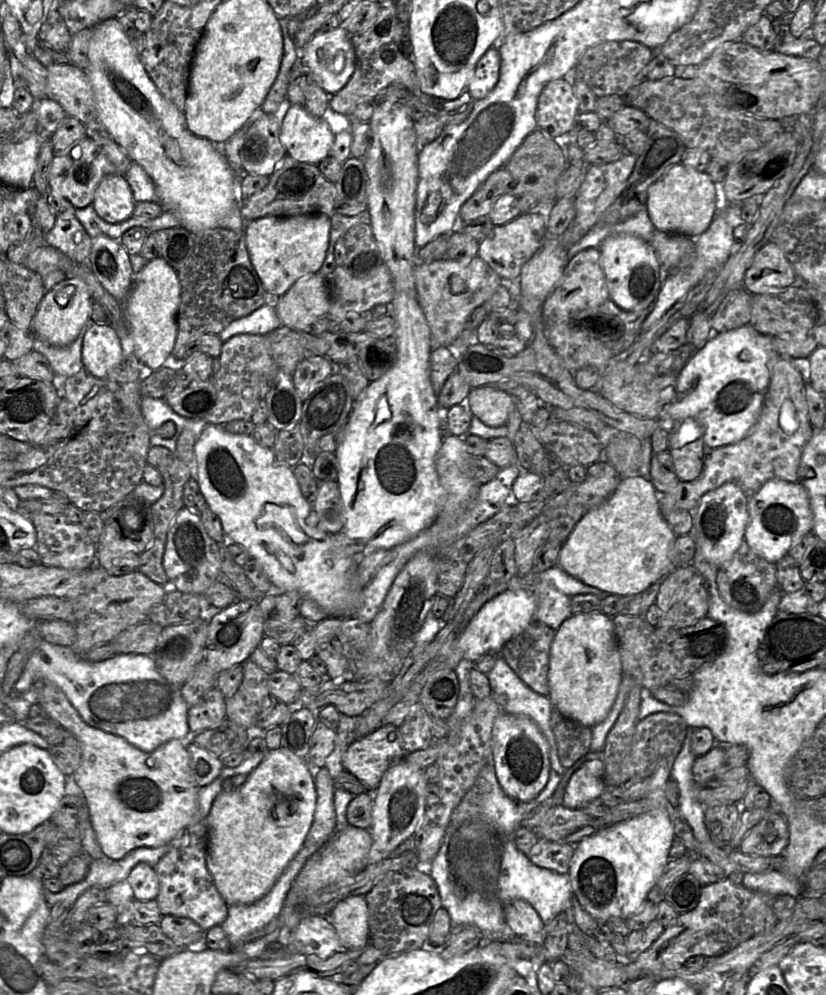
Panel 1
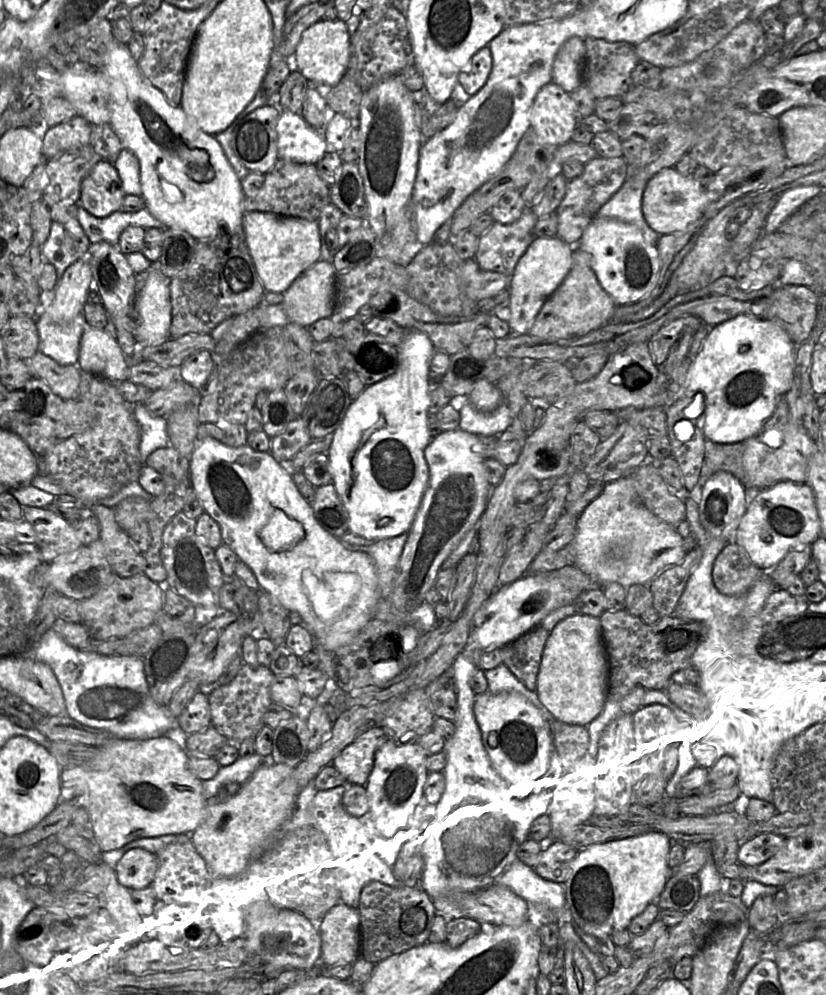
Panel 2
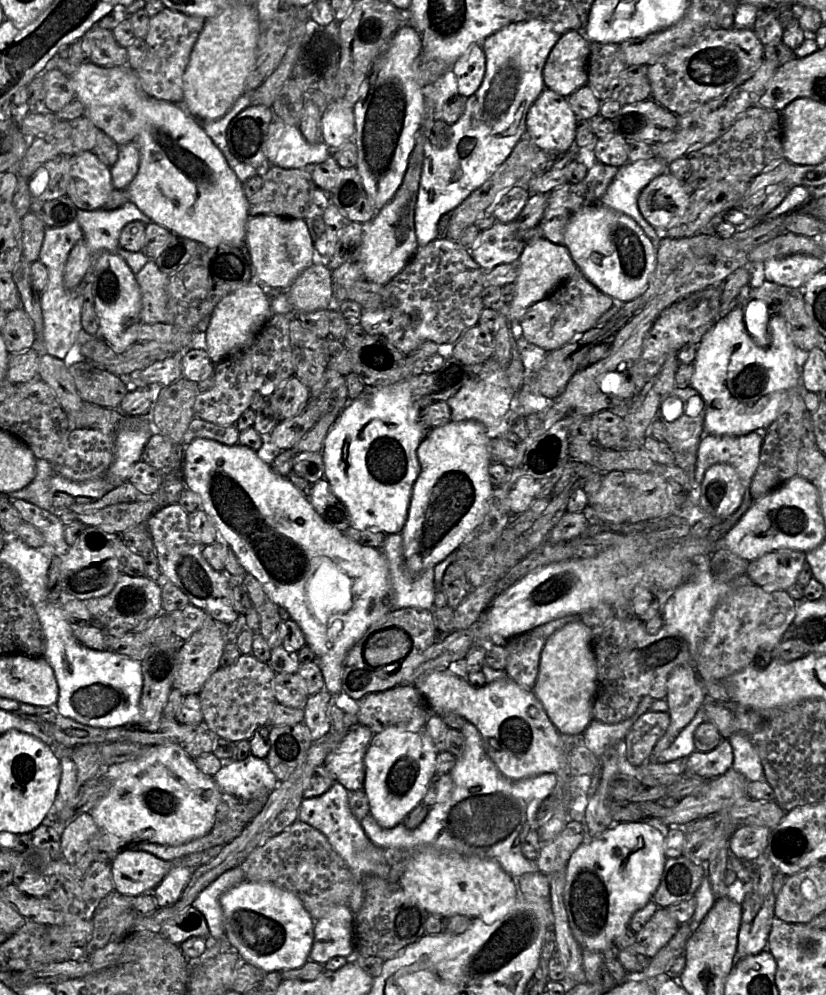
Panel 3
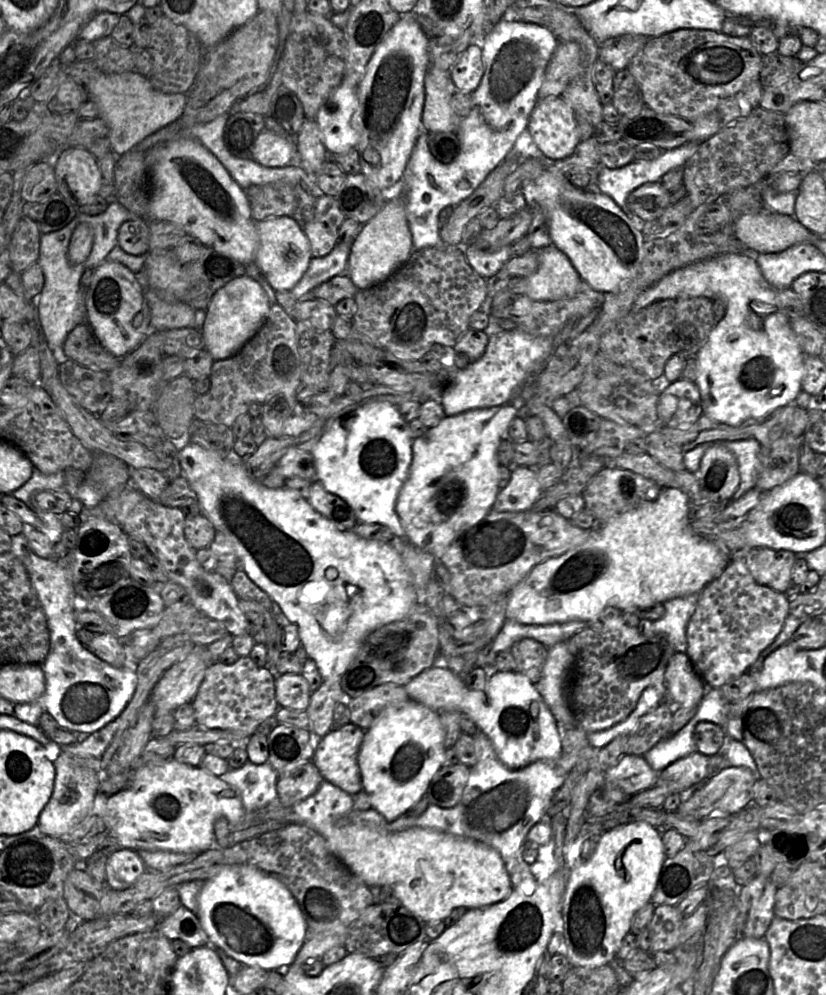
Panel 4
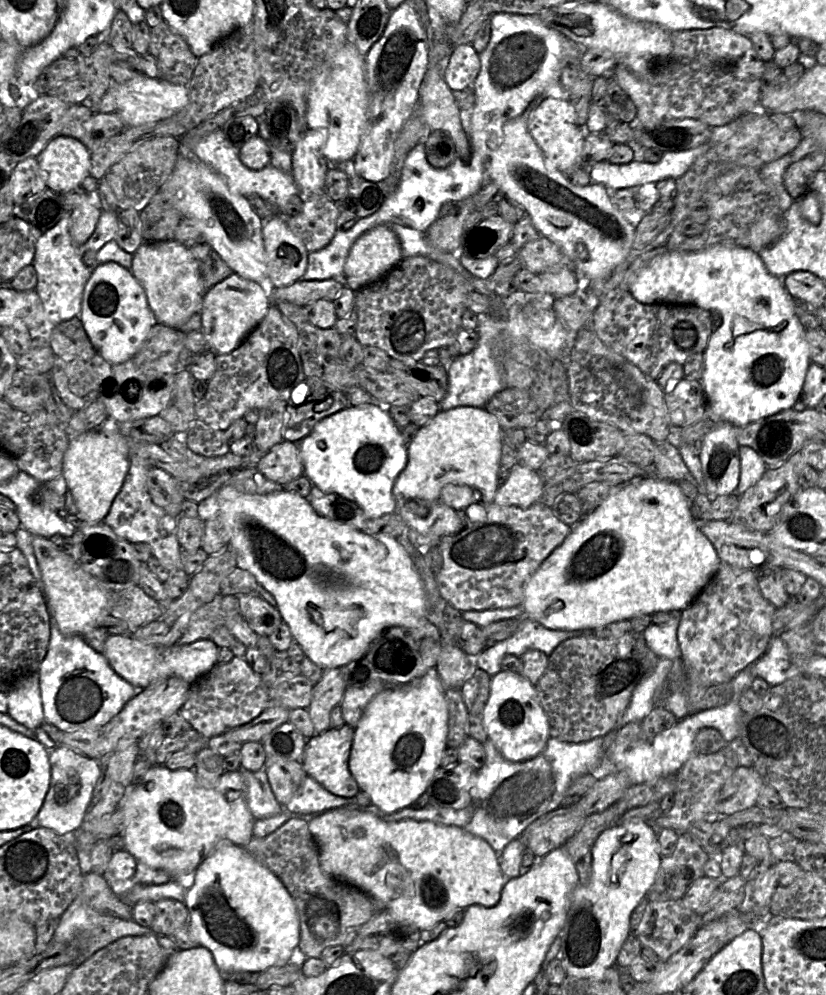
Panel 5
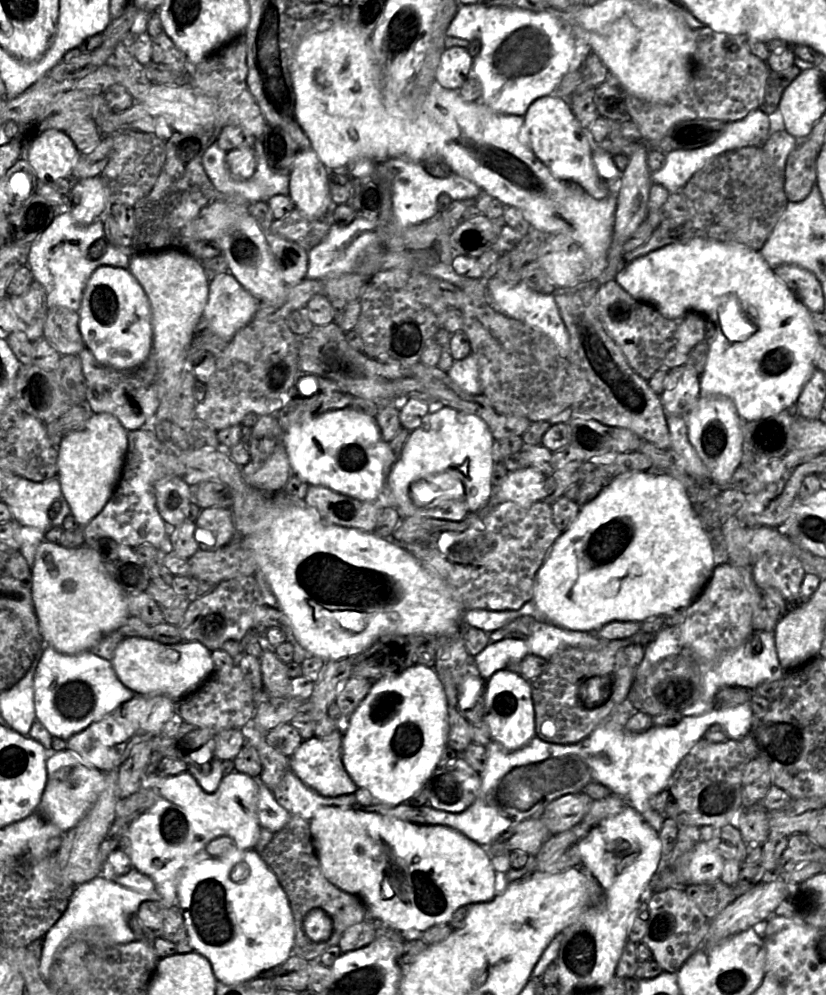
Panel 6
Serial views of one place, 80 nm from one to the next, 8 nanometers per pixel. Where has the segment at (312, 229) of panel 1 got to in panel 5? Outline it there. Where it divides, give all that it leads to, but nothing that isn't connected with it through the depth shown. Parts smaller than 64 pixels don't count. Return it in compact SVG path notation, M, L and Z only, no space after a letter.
M279 214L263 223L262 235L267 276L272 287L283 287L302 279L308 265L308 250Z

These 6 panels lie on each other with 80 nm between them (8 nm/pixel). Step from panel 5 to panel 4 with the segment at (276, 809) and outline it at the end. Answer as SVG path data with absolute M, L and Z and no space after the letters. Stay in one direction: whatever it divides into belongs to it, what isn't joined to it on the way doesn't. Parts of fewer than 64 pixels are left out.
M247 760L241 768L229 768L219 777L239 790L246 812L261 810L277 797L278 773L268 762L258 765Z

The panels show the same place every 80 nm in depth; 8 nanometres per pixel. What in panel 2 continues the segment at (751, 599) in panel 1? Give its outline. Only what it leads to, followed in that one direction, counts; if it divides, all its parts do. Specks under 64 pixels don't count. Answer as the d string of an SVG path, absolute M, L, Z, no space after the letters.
M729 542L717 555L712 579L717 590L727 596L745 594L765 575L749 558L744 548Z

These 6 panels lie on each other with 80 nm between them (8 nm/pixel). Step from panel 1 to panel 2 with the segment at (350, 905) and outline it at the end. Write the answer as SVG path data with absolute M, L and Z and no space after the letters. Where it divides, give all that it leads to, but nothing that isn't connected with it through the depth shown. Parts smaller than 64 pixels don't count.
M339 902L328 910L318 923L321 937L321 956L318 964L325 967L339 963L353 963L361 956L360 916L356 908Z

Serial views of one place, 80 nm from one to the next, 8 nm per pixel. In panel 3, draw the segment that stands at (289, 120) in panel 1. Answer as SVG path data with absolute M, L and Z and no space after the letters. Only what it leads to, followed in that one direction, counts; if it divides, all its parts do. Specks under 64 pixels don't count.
M274 119L269 126L267 141L267 159L269 165L285 169L311 168L323 162L331 154L331 149L324 141L311 144L306 141L299 127Z

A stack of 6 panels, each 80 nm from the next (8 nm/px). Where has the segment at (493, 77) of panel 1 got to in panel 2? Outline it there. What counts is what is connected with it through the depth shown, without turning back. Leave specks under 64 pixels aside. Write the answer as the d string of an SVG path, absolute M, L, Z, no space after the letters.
M488 46L477 51L470 60L467 68L458 75L458 83L471 97L487 82L493 66L491 51Z

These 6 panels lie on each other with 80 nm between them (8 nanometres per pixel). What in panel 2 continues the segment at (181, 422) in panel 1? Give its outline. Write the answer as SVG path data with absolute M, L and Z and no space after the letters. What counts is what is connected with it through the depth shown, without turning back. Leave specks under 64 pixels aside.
M144 403L132 404L134 416L141 430L140 455L143 464L159 448L171 446L166 417L150 413Z

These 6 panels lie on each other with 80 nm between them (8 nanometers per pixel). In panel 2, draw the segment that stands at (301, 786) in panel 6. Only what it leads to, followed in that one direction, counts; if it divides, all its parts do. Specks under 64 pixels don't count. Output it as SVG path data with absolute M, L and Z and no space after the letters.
M343 786L331 790L318 791L312 801L313 826L319 829L326 841L334 860L335 884L340 892L340 902L356 908L363 887L371 881L380 881L390 886L400 886L388 865L374 850L366 826L349 815L343 806Z

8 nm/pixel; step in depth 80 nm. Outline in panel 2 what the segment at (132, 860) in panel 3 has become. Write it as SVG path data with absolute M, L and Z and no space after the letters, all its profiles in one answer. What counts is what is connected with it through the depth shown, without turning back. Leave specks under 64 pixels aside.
M130 849L114 870L118 883L131 894L151 889L158 870L158 858L145 850Z

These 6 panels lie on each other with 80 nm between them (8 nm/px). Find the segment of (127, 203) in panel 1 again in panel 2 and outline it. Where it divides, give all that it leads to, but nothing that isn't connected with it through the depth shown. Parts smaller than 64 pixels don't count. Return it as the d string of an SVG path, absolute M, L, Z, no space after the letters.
M100 159L83 180L77 205L97 218L105 218L120 211L126 195L116 168Z

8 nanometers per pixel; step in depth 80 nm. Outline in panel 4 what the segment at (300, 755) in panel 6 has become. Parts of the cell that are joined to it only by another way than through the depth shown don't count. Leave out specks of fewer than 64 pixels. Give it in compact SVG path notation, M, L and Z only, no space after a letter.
M352 723L331 729L319 739L312 758L324 780L350 795L363 789L358 753L364 736L365 730Z

